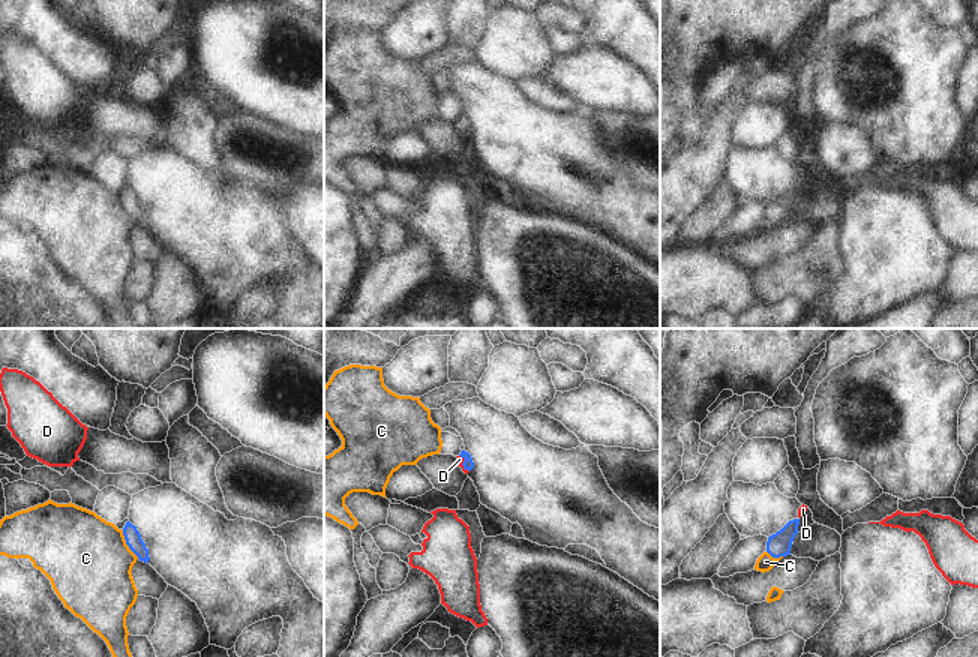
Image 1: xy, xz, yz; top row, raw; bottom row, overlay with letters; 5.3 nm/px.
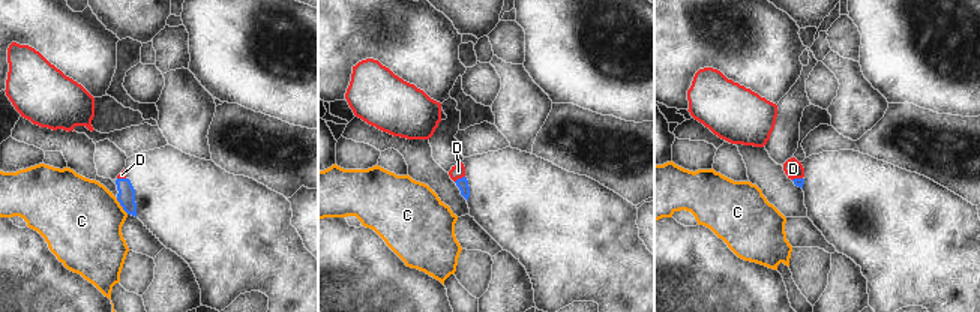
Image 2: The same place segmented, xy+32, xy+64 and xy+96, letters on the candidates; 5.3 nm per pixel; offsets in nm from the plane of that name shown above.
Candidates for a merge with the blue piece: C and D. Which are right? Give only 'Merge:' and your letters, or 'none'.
Merge: D

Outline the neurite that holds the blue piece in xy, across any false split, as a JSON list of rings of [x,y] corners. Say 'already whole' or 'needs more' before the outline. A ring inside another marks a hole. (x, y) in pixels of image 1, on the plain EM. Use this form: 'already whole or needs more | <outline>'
already whole | [[[129,184],[123,192],[123,200],[124,200],[126,208],[138,220],[138,224],[148,228],[148,224],[150,224],[148,213],[146,212],[146,207],[142,206],[136,190],[132,189]]]

